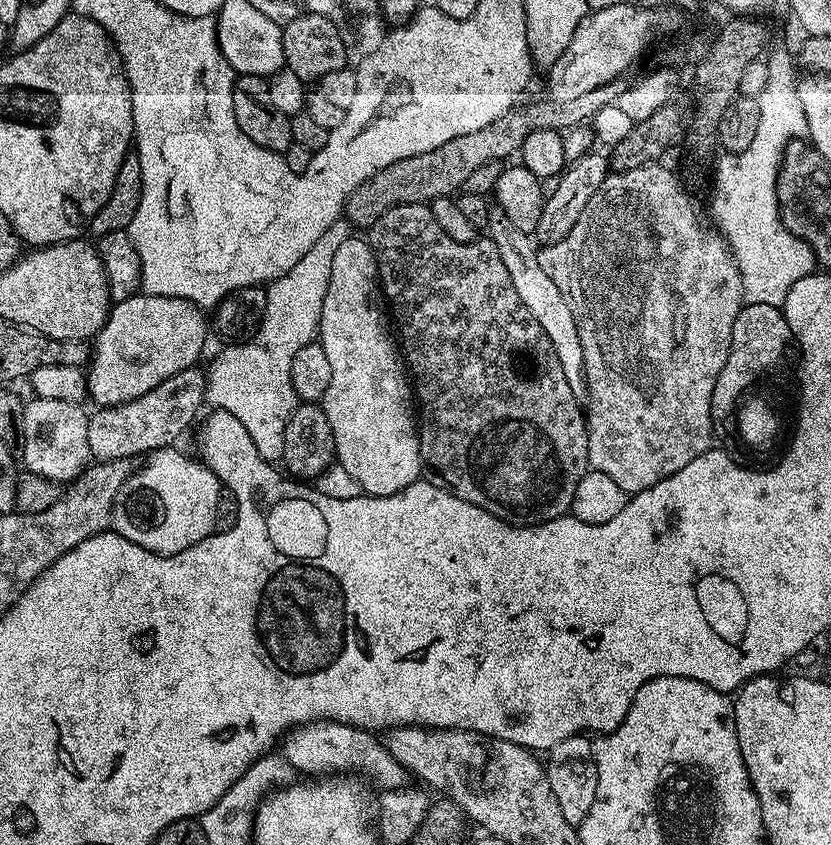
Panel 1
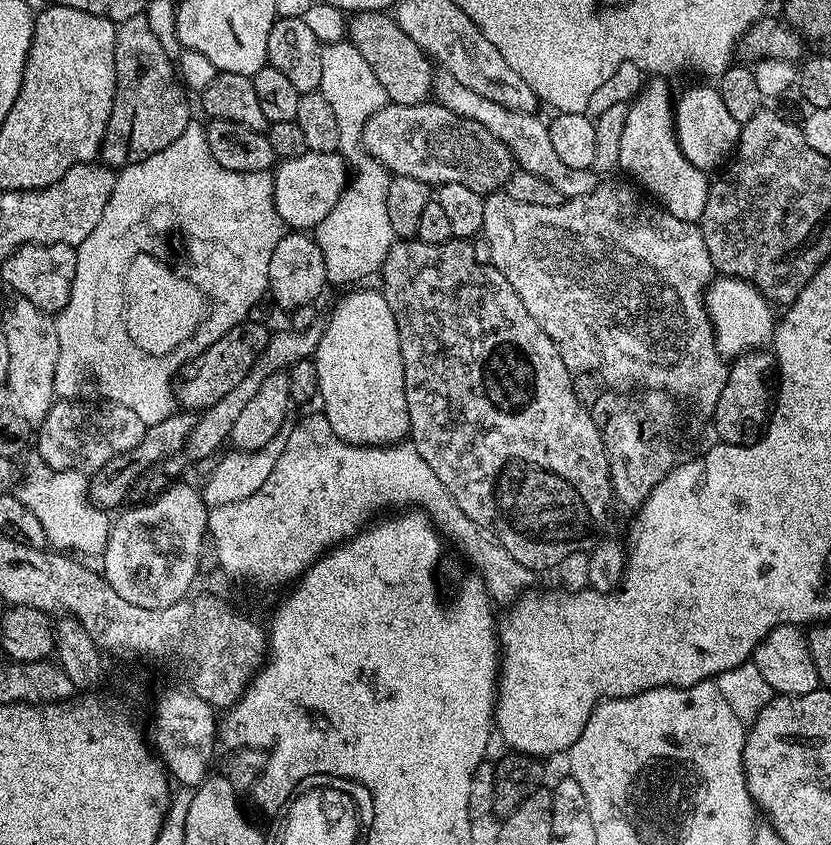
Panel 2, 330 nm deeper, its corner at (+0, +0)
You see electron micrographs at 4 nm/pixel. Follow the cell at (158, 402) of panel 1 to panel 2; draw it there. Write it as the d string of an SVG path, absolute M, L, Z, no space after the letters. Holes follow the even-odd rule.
M242 320L238 326L226 330L218 342L214 342L184 366L174 392L179 407L184 410L203 410L218 402L218 398L226 398L226 394L230 394L230 390L234 390L234 386L238 386L238 382L250 374L250 366L258 362L258 354L266 350L269 335L265 325L248 320Z

